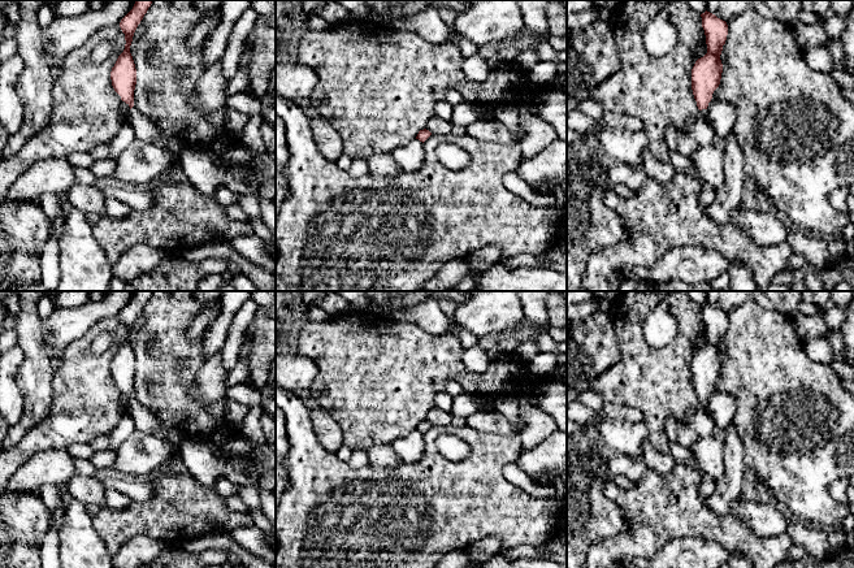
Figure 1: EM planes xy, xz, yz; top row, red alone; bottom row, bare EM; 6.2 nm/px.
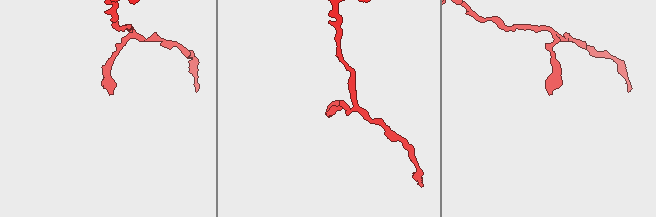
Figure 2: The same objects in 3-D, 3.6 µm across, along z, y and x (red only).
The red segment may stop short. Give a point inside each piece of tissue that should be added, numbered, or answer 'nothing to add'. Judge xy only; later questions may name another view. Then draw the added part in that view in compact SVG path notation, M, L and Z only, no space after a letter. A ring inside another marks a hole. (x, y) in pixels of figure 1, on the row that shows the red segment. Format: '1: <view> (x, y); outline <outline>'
1: xy (124, 108); outline M122 101L121 107L120 107L120 112L121 112L121 117L122 117L123 123L129 122L129 118L130 118L130 116L129 116L129 112L130 112L129 104Z

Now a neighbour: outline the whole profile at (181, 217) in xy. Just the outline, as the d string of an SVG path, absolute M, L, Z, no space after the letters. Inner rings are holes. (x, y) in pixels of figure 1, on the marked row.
M182 175L162 179L148 190L153 198L149 209L122 218L105 216L92 226L92 234L110 264L138 244L173 252L253 233L248 222L230 218L226 208L203 195Z

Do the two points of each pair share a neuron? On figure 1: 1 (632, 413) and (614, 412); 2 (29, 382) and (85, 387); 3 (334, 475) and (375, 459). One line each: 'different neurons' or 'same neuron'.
1: same neuron
2: different neurons
3: different neurons

